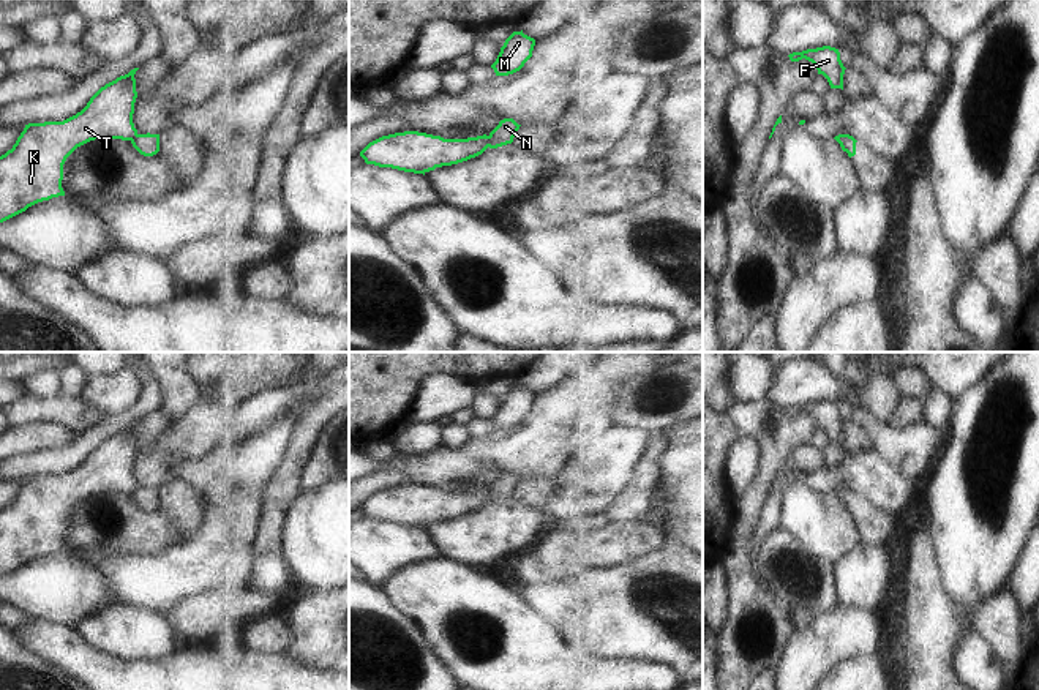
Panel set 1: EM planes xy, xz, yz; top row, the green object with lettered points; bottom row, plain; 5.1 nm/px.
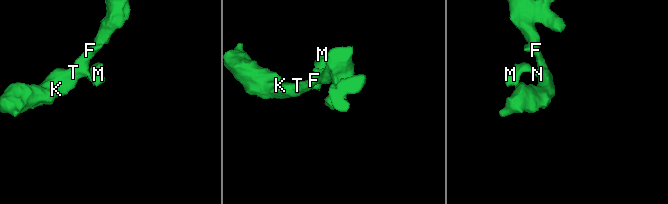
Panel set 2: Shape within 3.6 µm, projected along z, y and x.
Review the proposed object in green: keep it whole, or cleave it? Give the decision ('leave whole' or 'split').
split

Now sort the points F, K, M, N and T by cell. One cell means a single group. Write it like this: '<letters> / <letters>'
F K T / M N

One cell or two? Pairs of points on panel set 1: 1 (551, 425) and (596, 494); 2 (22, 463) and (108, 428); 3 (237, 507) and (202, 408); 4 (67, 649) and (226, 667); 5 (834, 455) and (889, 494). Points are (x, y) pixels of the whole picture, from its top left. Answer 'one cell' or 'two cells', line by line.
1: two cells
2: one cell
3: two cells
4: one cell
5: two cells

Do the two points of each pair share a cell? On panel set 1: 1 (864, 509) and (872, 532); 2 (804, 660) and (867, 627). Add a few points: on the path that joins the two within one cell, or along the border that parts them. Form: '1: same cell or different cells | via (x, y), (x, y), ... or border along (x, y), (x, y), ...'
1: same cell | via (866, 515), (872, 526)
2: same cell | via (820, 648), (837, 635), (851, 633)

